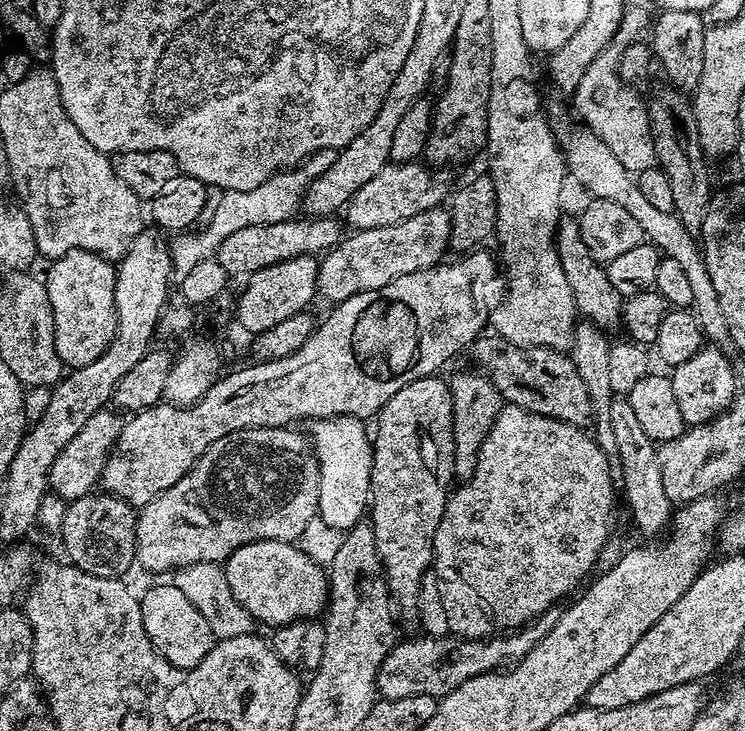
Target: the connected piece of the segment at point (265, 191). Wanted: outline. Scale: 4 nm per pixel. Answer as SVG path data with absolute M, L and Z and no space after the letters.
M316 160L316 164L312 164L312 168L308 168L308 172L300 171L297 166L291 170L276 173L266 182L262 182L262 186L254 186L254 190L224 192L221 200L216 204L216 209L214 209L215 204L211 209L211 212L213 211L212 221L208 225L205 223L195 230L181 232L171 237L168 249L172 259L173 281L179 282L182 278L186 278L188 271L193 266L198 266L198 262L213 259L218 246L222 246L222 242L226 238L230 238L230 234L234 234L234 230L242 230L245 226L282 222L284 212L288 212L288 208L284 208L284 192L288 192L288 188L296 188L296 184L300 184L300 180L304 180L304 176L312 176L312 172L316 172L316 168L320 168L320 160Z

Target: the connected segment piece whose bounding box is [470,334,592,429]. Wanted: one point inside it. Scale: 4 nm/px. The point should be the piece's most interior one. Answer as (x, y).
(544, 380)

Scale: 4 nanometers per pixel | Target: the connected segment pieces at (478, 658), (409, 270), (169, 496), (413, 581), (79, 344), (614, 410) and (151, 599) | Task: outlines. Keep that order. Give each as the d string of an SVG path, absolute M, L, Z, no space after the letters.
M546 611L519 630L500 634L504 636L496 636L493 640L466 640L427 634L419 634L413 640L401 639L382 662L380 672L376 675L379 695L385 700L414 698L418 694L439 698L450 694L450 690L458 690L458 686L470 682L470 678L519 665L520 660L526 658L536 643L554 627L557 617L555 611Z
M439 206L401 220L396 225L362 229L345 235L334 248L323 253L317 272L319 295L331 302L339 302L366 290L378 290L394 278L414 274L418 270L433 268L441 263L440 256L449 247L452 214L447 207Z
M292 426L282 428L247 428L238 430L234 434L226 434L226 438L218 438L203 452L194 462L194 466L170 490L158 494L149 504L143 505L139 509L136 518L136 564L144 567L148 572L168 572L175 573L177 568L185 568L198 562L223 562L228 559L234 550L238 550L247 544L253 544L259 540L287 540L289 542L299 541L302 530L311 520L317 519L319 510L319 460L313 448L311 439L302 431L295 432L297 429Z
M439 375L423 376L410 382L382 406L375 417L374 447L372 450L372 478L370 495L370 523L374 542L384 567L384 578L401 621L415 625L420 583L434 564L434 534L442 522L444 507L450 495L448 483L453 483L454 430L452 429L452 389L440 381Z
M75 248L59 259L47 265L46 287L50 298L50 310L54 314L54 346L58 350L58 358L69 369L90 366L94 358L102 358L102 354L116 333L116 302L114 288L116 286L117 265L104 260L98 254Z
M626 398L613 399L610 408L610 420L613 423L619 456L618 470L619 473L620 470L622 472L622 486L632 518L638 526L639 532L648 536L644 538L659 537L671 523L674 506L662 484L661 466L656 454L656 442L646 434L642 422L639 421Z
M168 582L163 588L156 584L148 588L140 596L142 610L142 626L150 638L150 642L176 668L198 668L212 649L214 637L210 630L210 622L202 618L200 611L178 590L175 583Z

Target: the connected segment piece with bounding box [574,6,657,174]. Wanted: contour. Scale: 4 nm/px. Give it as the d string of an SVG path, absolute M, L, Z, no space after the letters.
M628 6L616 36L598 54L594 62L591 62L574 91L576 112L581 116L577 117L584 127L600 138L610 148L614 158L618 158L618 162L622 162L622 166L626 166L626 170L633 174L657 167L656 151L652 141L652 123L648 121L647 103L637 89L631 84L625 84L624 79L620 77L620 57L623 56L624 49L637 43L643 37L640 35L643 32L645 35L649 28L650 16L648 20L642 9Z

